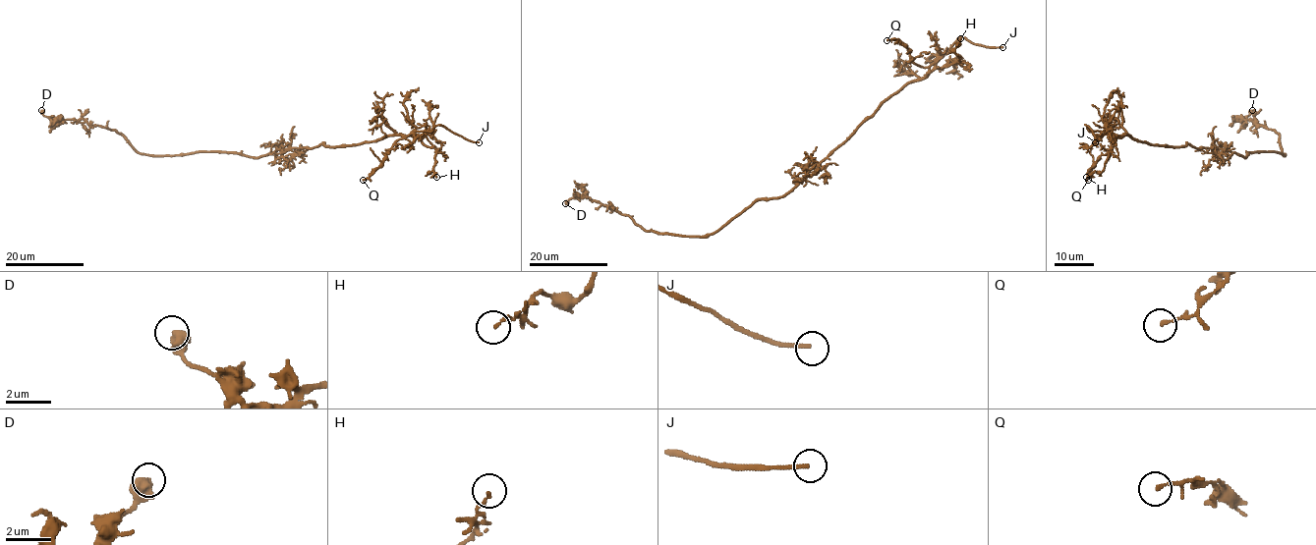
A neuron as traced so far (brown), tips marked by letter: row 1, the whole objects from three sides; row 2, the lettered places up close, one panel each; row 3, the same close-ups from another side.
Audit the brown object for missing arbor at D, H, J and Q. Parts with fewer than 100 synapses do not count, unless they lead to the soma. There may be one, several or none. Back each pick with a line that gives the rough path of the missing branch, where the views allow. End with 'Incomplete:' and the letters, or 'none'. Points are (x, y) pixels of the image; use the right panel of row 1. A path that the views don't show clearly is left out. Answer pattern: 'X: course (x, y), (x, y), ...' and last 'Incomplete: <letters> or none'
J: course (1095, 142), (1104, 147), (1119, 145), (1137, 153), (1139, 150)
Incomplete: J

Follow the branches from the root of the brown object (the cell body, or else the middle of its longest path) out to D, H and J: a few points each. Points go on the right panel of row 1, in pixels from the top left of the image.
D: (1235, 153), (1245, 157), (1253, 152), (1285, 155), (1275, 131), (1254, 119), (1244, 122), (1252, 110)
H: (1235, 153), (1189, 144), (1154, 145), (1137, 141), (1130, 136), (1116, 136), (1104, 168), (1086, 177)
J: (1235, 153), (1189, 144), (1154, 145), (1137, 141), (1130, 136), (1089, 131), (1085, 125), (1092, 131), (1095, 142)

